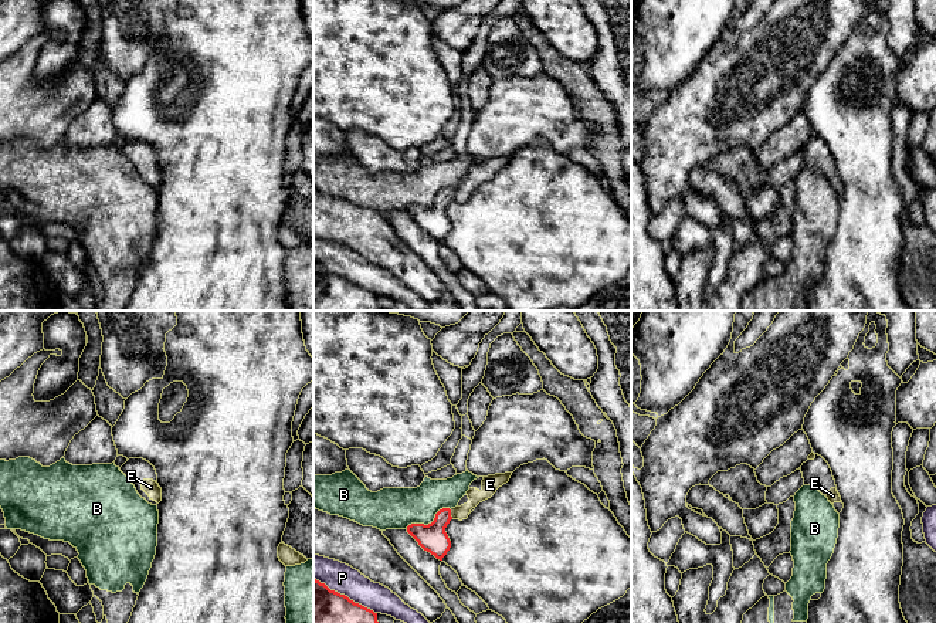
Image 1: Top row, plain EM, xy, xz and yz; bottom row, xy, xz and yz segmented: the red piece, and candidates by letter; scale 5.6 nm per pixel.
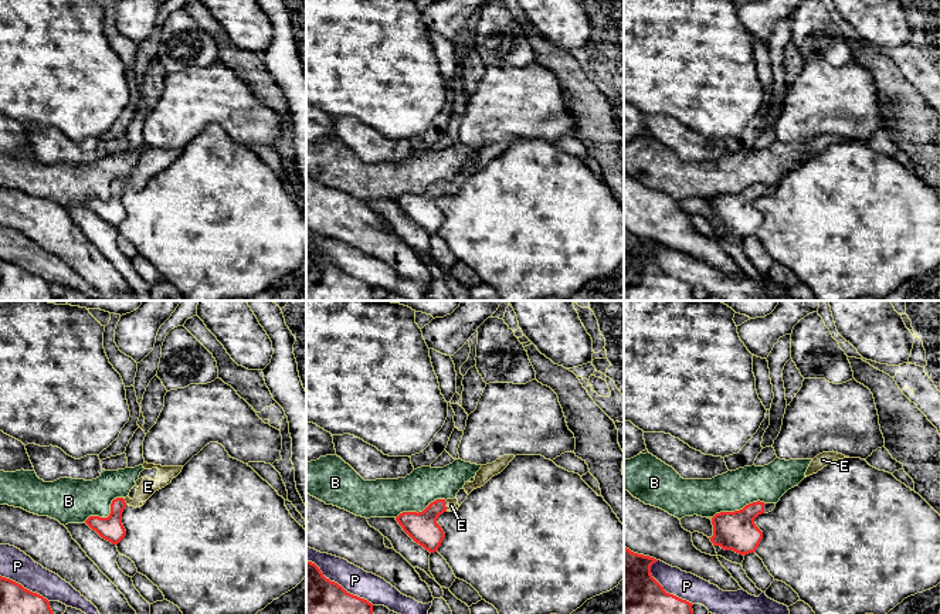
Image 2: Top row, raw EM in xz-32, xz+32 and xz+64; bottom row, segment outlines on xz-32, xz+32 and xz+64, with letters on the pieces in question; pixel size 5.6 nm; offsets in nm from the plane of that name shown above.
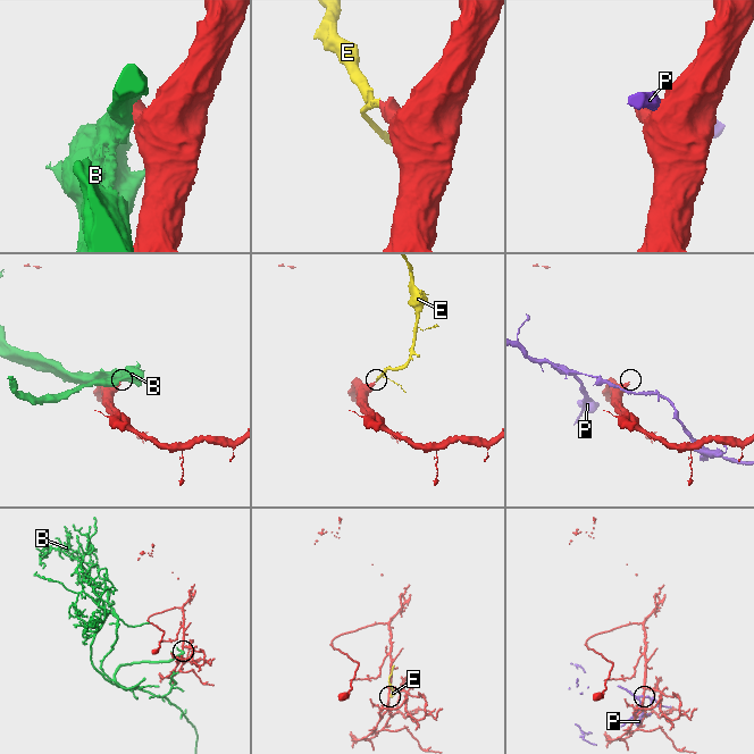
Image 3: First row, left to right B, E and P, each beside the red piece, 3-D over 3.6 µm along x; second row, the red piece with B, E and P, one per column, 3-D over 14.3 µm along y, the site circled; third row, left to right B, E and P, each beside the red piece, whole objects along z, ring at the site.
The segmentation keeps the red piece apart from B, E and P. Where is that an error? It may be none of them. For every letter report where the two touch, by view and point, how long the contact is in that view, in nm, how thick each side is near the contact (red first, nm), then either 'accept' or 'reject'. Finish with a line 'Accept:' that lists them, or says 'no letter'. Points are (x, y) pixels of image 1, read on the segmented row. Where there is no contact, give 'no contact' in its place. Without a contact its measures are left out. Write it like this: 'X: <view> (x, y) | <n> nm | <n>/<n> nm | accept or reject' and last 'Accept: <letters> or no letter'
B: xz (428, 524) | 280 nm | 160/240 nm | reject
E: xz (450, 514) | 60 nm | 160/80 nm | accept
P: xz (343, 595) | 420 nm | 240/170 nm | reject
Accept: E

